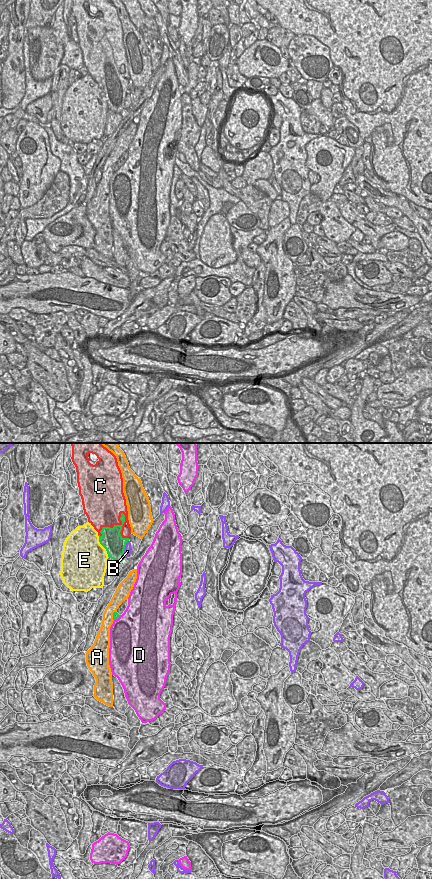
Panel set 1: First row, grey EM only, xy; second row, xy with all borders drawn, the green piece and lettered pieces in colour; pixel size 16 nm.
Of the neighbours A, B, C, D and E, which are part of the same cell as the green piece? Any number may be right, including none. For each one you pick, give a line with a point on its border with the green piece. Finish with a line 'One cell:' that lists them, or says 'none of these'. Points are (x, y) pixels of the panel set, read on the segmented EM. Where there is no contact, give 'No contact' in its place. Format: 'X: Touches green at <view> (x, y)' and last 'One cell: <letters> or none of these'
C: Touches green at xy (113, 527)
One cell: C

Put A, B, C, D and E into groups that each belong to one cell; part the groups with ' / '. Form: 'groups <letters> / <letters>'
groups A / B / C / D / E

